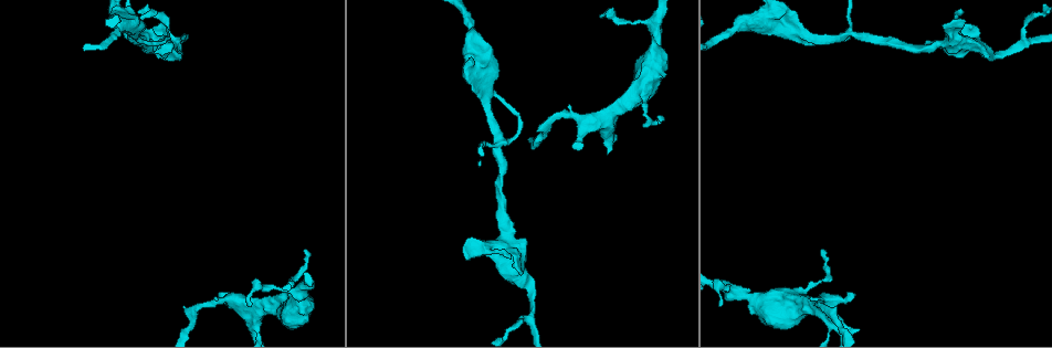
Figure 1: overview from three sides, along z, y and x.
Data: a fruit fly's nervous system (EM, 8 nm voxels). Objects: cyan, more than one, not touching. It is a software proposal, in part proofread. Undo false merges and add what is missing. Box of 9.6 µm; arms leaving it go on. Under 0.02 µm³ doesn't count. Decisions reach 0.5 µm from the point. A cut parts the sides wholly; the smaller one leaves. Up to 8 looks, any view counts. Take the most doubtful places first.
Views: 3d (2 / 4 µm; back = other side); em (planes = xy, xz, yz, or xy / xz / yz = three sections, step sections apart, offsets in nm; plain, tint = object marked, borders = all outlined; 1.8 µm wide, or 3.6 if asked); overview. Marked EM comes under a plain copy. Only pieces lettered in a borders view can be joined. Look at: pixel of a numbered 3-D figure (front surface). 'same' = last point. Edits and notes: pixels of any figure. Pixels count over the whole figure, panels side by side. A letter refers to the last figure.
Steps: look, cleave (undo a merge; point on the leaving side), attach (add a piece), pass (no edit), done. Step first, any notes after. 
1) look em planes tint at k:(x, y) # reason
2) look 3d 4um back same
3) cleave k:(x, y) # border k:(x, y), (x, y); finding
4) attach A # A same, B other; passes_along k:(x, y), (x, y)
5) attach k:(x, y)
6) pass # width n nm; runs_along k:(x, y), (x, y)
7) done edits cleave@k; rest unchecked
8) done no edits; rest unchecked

look 3d 4um at 1:(147, 34) # three-way junction

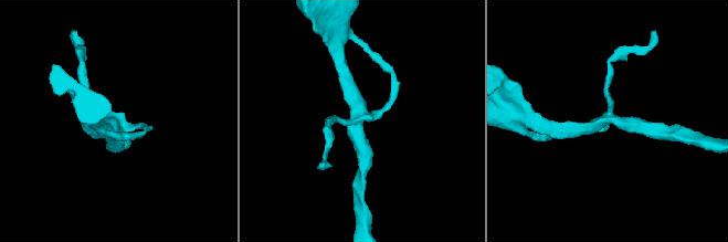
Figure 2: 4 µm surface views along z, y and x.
look em planes borders at 2:(112, 121) # need the tissue

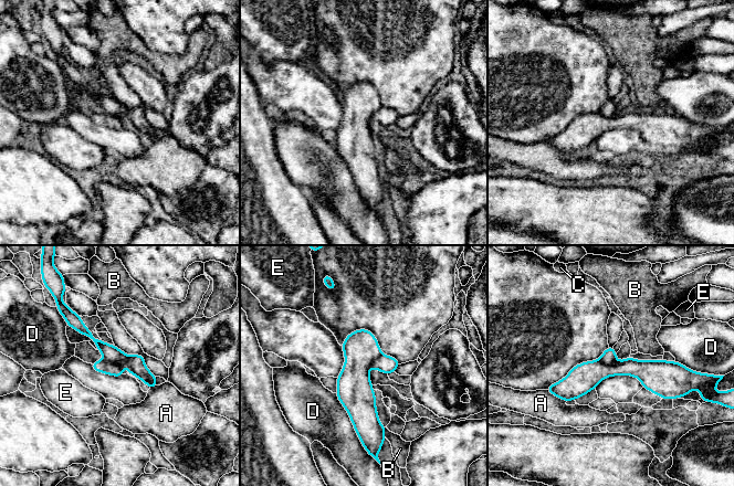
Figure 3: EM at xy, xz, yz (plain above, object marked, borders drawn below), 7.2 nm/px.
pass # width 190 nm; A other, B other, C other, D other, E other; all the same neuron

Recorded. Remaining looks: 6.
look em planes tint at 1:(853, 293) # an open end

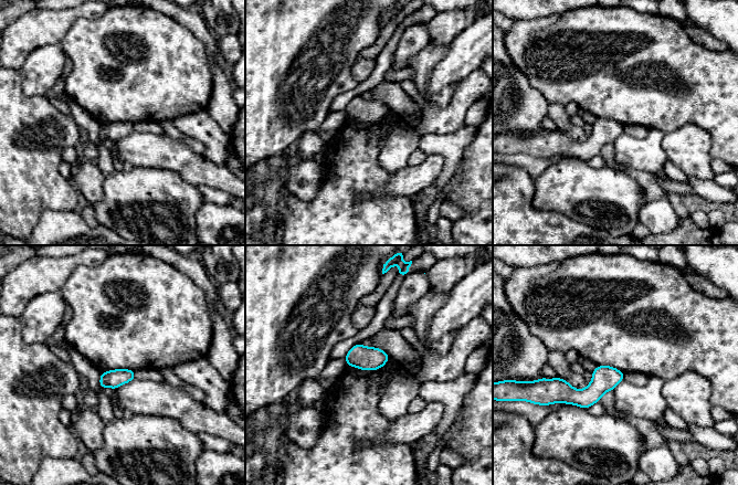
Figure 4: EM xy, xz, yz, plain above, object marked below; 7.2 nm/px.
look em planes borders same

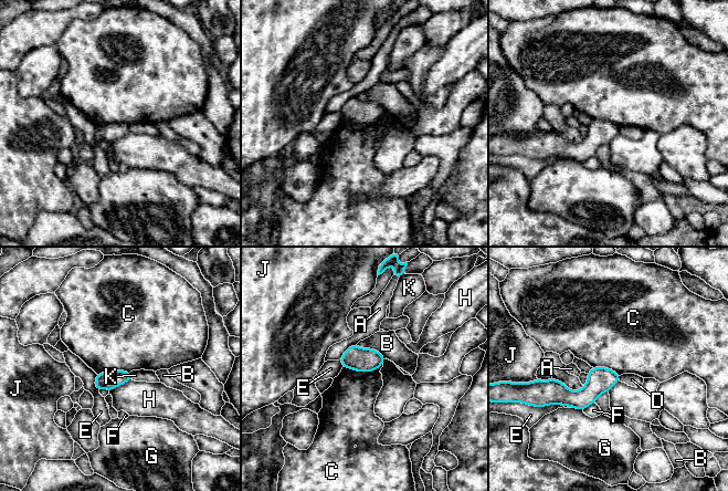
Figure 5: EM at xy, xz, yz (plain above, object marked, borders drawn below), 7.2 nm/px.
pass # longest_contact C 280 nm; A other, B other, C other, D other, E other, F other, G other, H other, J other, K other; runs_along 5:(616, 377), (586, 396), (547, 383); none of them fits

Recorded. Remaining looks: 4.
look em planes borders at 1:(514, 265) # an open end

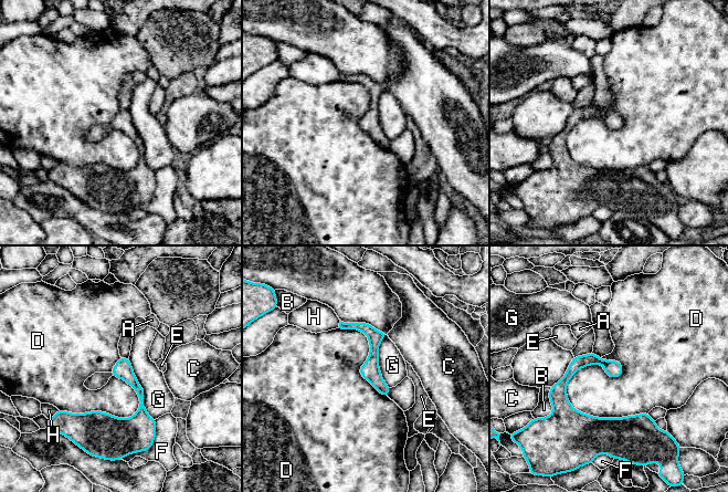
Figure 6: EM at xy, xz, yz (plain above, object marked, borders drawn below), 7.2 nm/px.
pass # longest_contact D 650 nm; A other, B other, C other, D other, E other, F other, G other, H other; border 6:(566, 384), (583, 412), (647, 414); none of them fits

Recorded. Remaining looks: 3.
done no edits; rest unchecked

